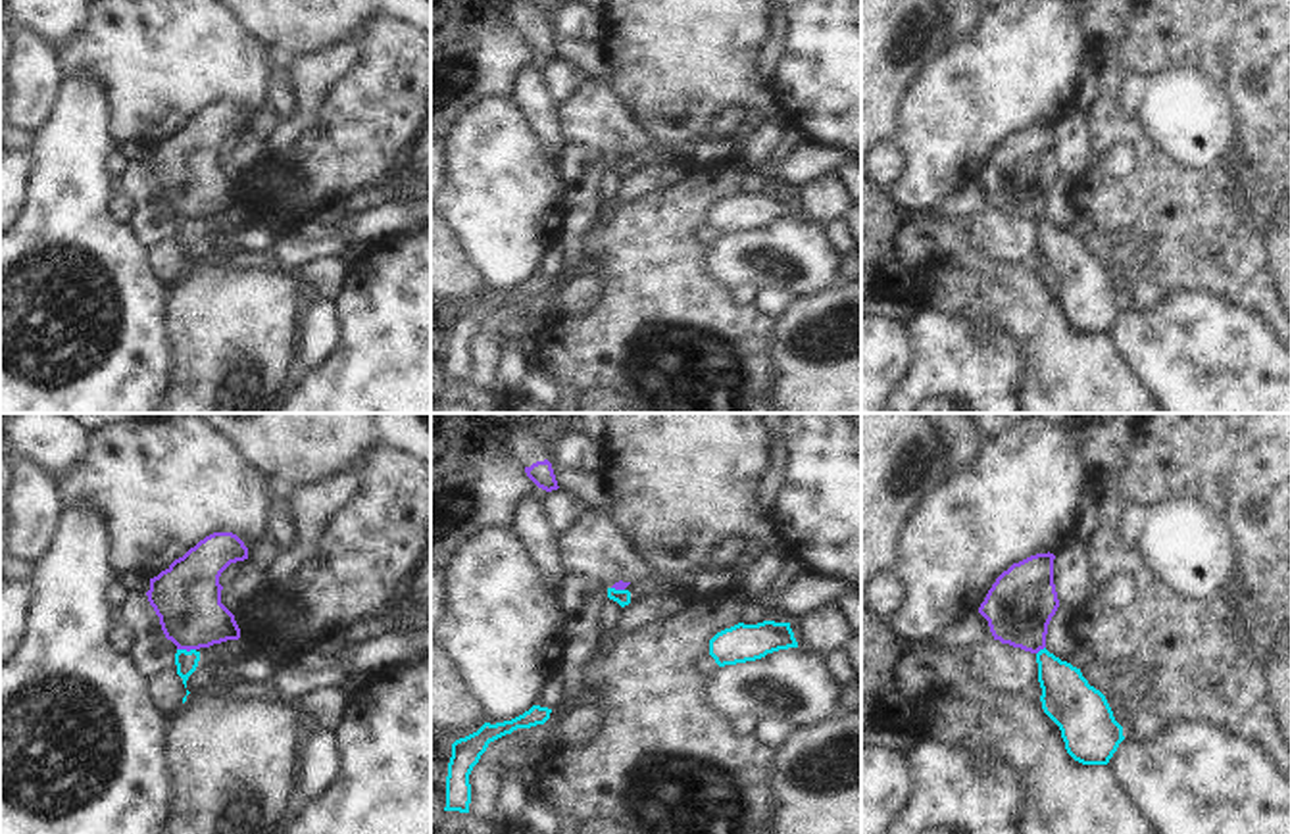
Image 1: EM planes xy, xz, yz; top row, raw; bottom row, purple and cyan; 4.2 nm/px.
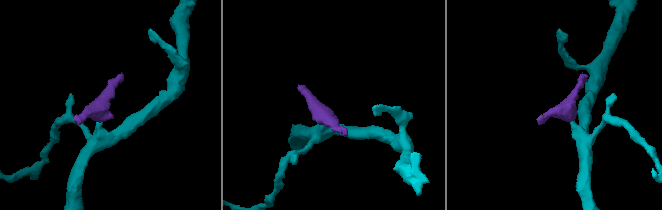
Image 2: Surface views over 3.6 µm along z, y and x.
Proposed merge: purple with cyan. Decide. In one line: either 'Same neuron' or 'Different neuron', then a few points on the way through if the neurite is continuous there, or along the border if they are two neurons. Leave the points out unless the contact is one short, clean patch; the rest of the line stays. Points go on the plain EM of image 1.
Different neuron. Boundary: xy (177, 218), (195, 220)

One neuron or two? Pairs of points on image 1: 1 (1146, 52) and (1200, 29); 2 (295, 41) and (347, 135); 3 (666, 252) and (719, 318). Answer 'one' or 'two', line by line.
1: one
2: two
3: one

